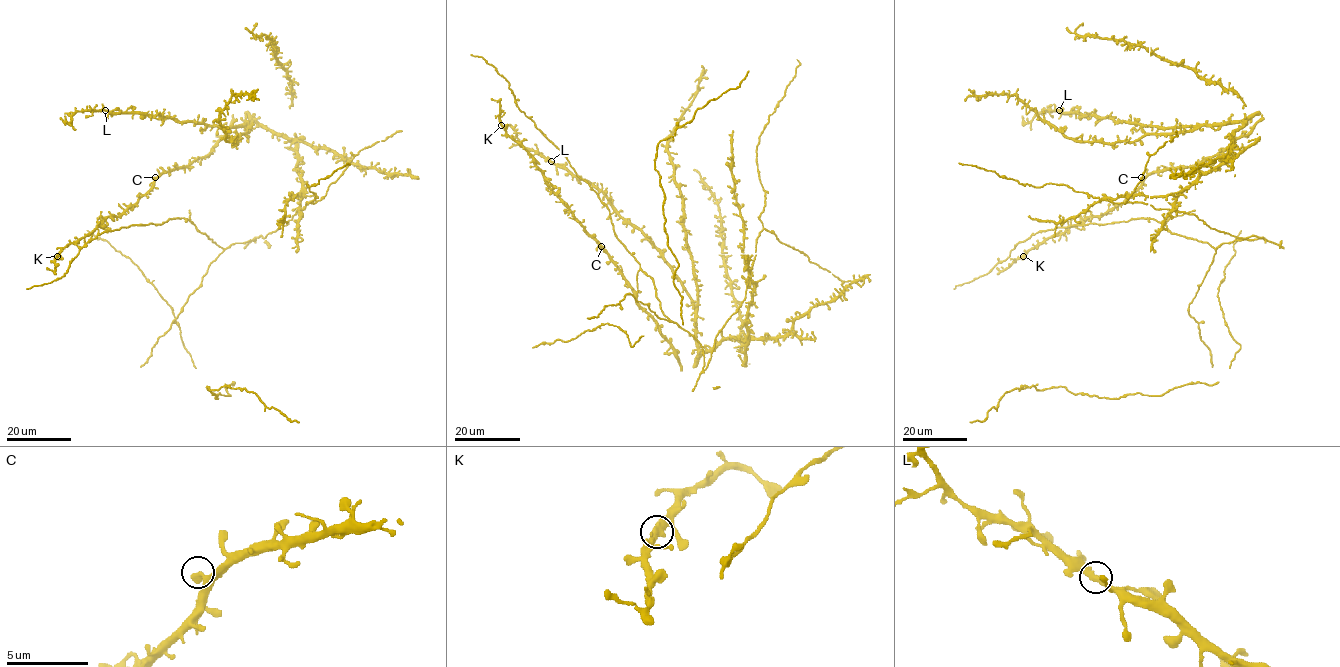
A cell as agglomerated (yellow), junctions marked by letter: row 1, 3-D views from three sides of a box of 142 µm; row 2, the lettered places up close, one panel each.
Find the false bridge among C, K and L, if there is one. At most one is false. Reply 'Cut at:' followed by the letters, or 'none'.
Cut at: none

